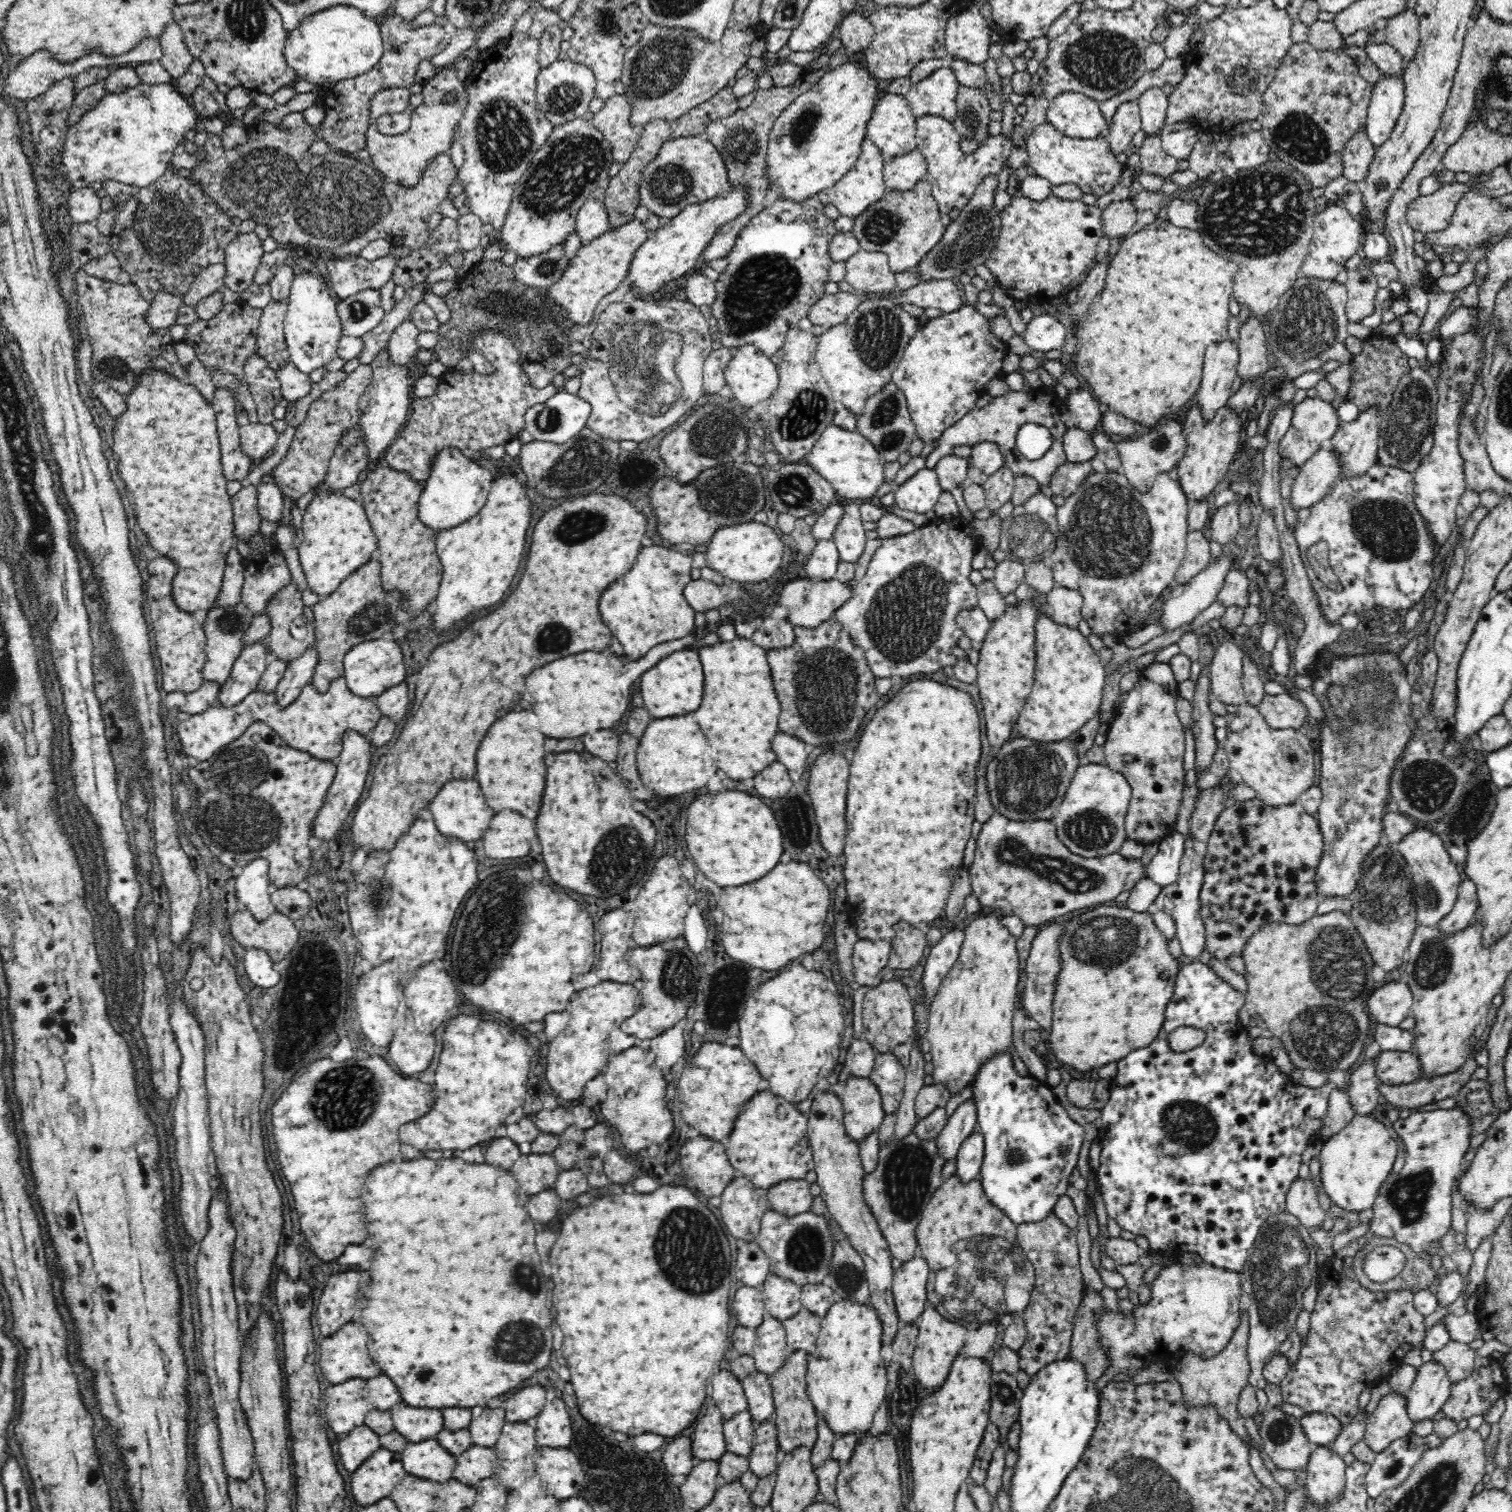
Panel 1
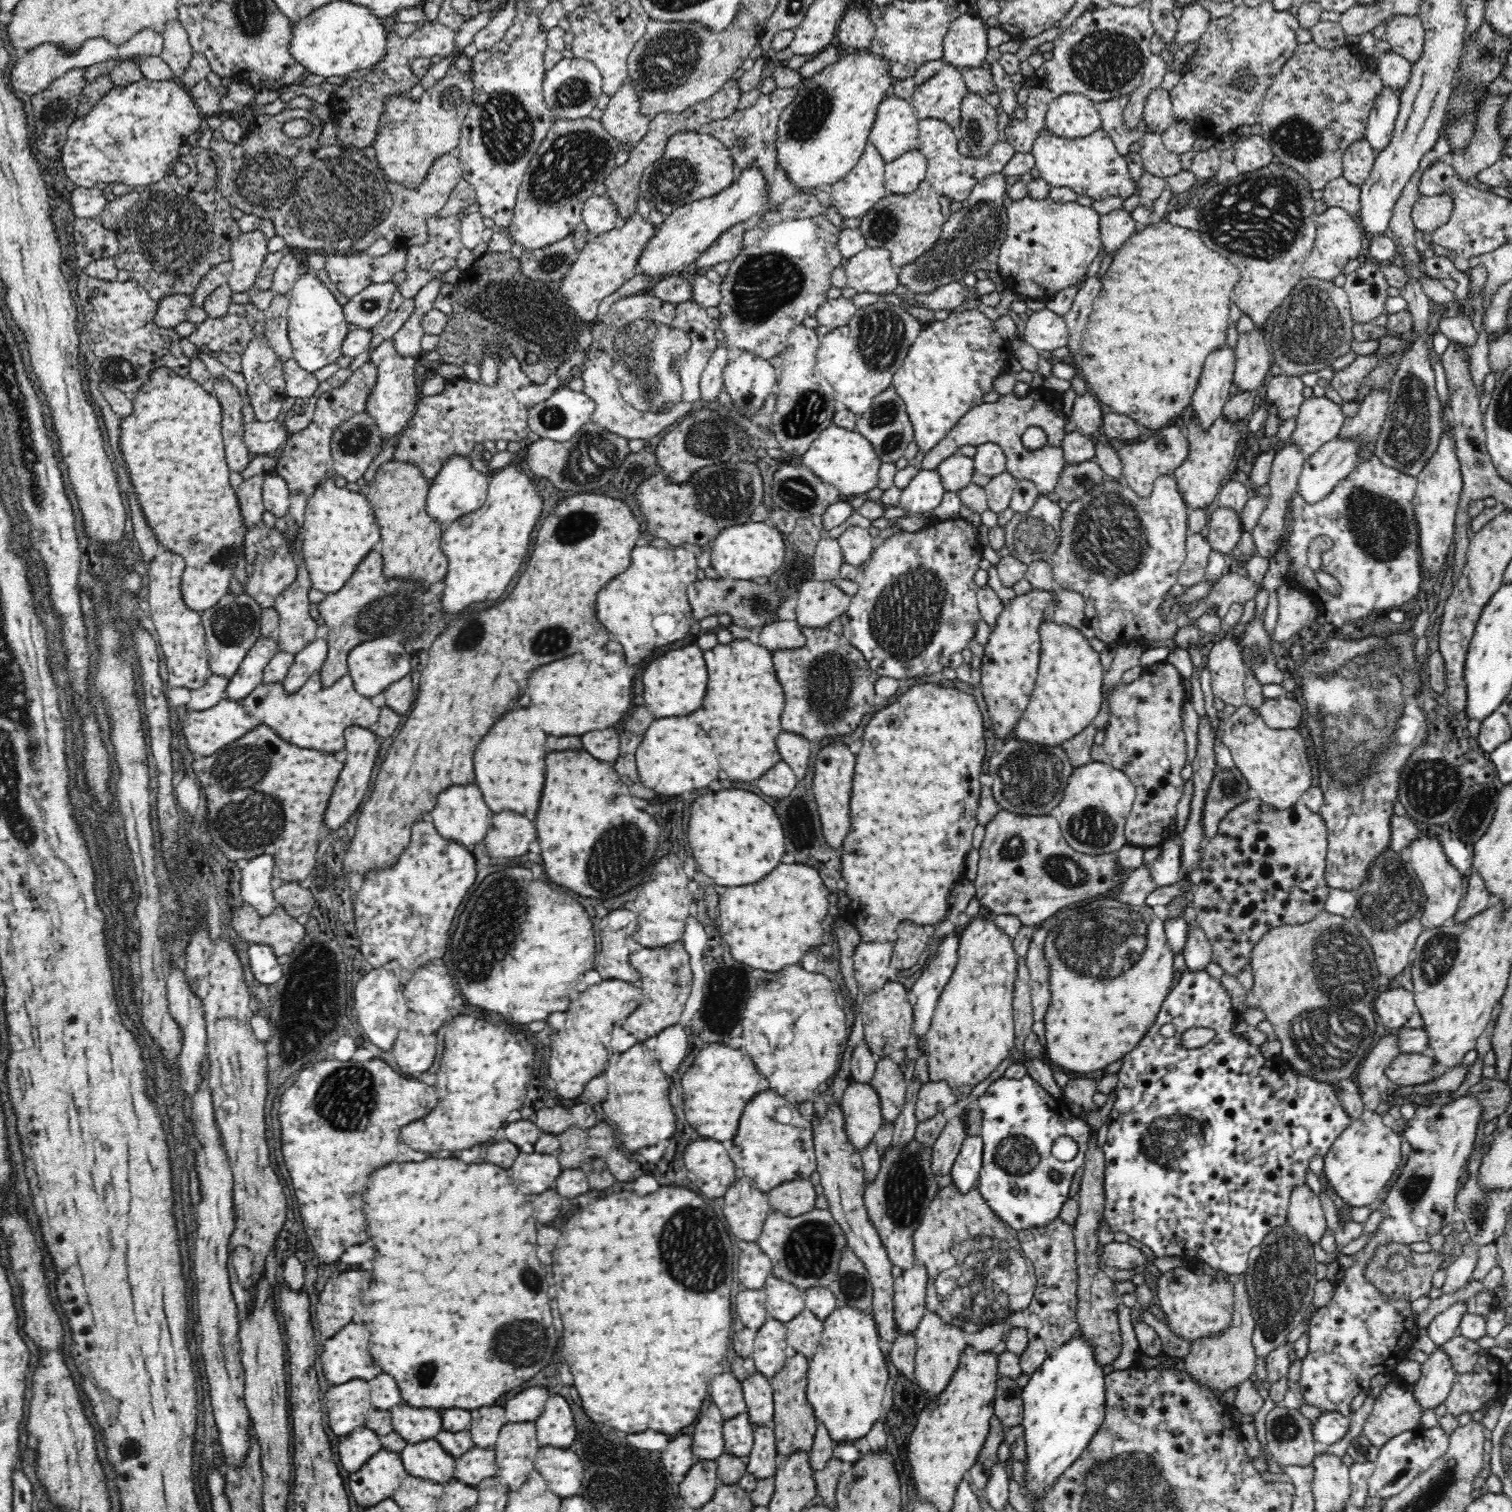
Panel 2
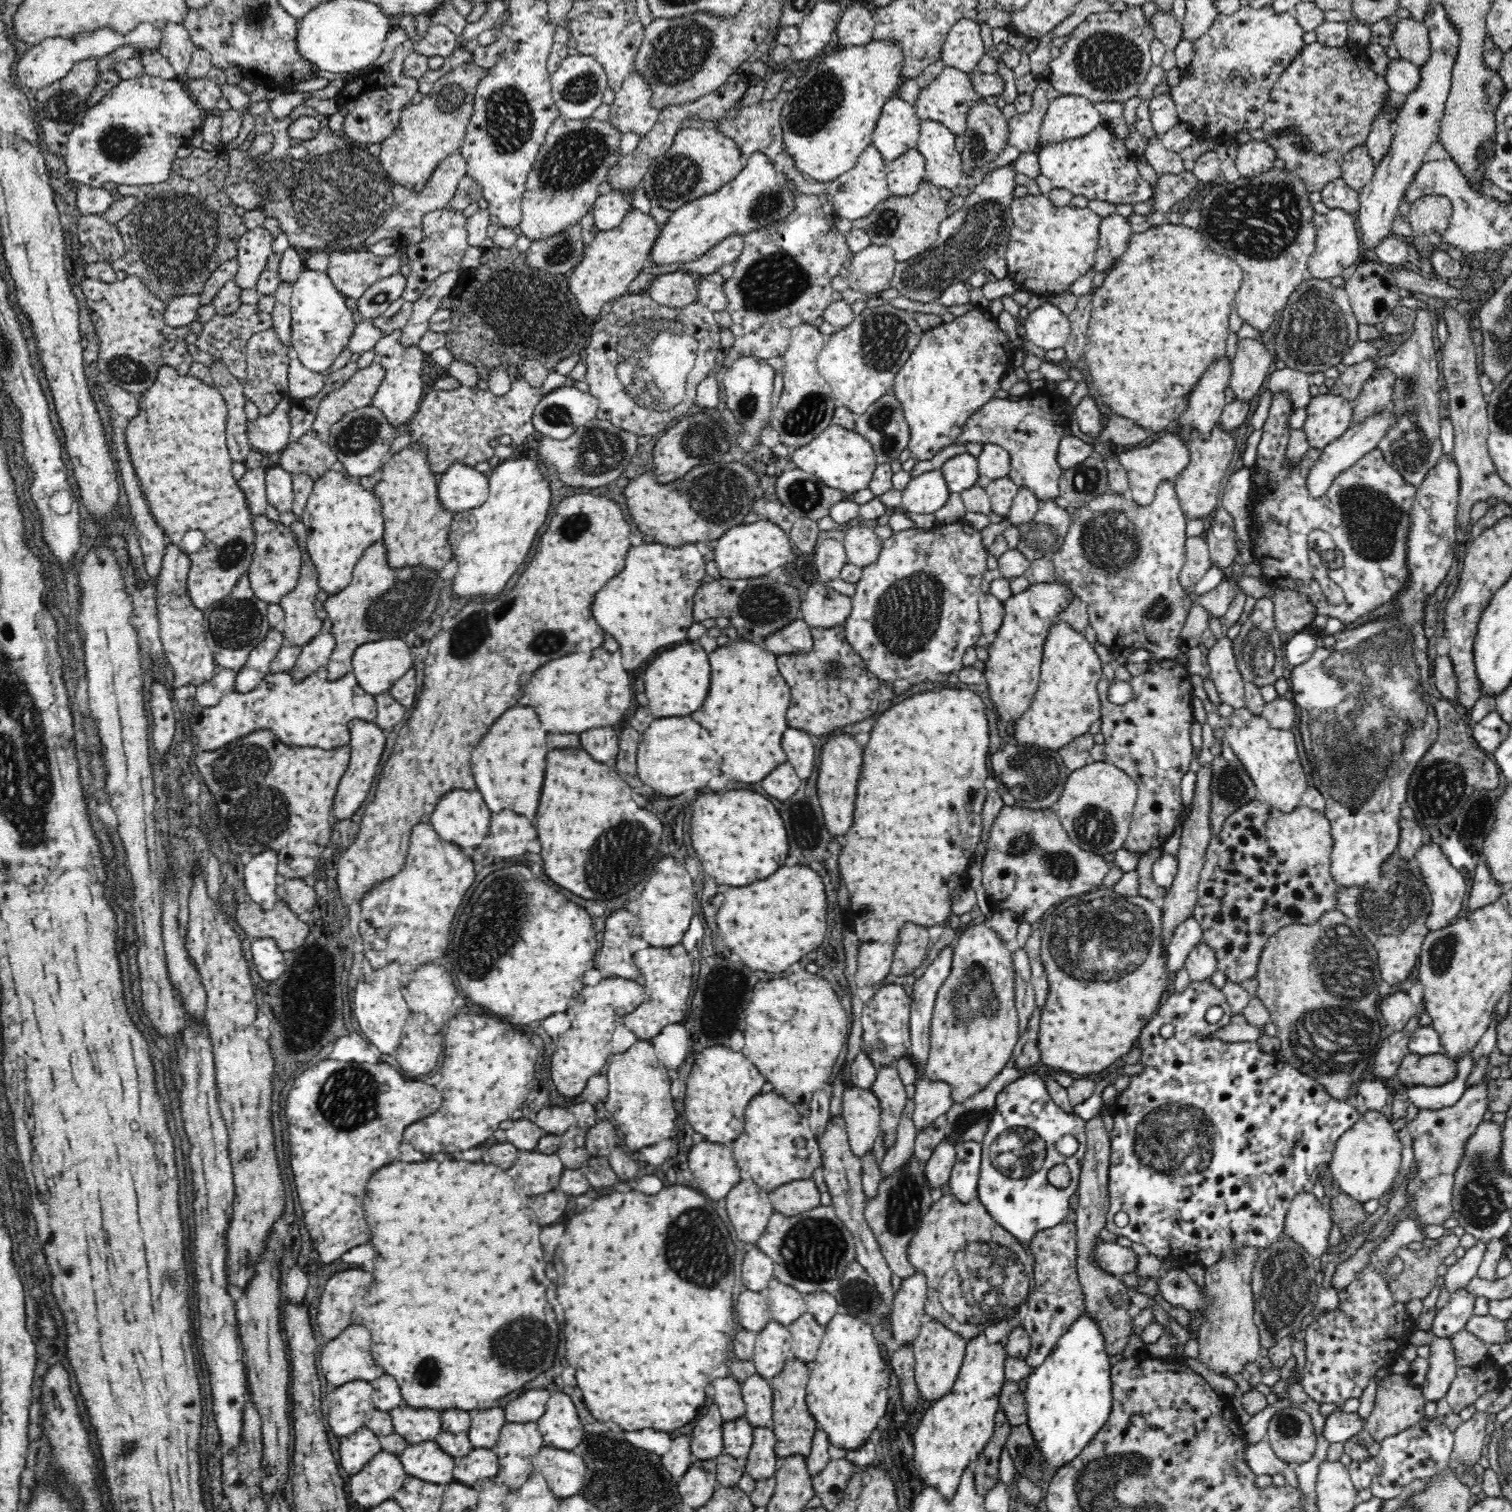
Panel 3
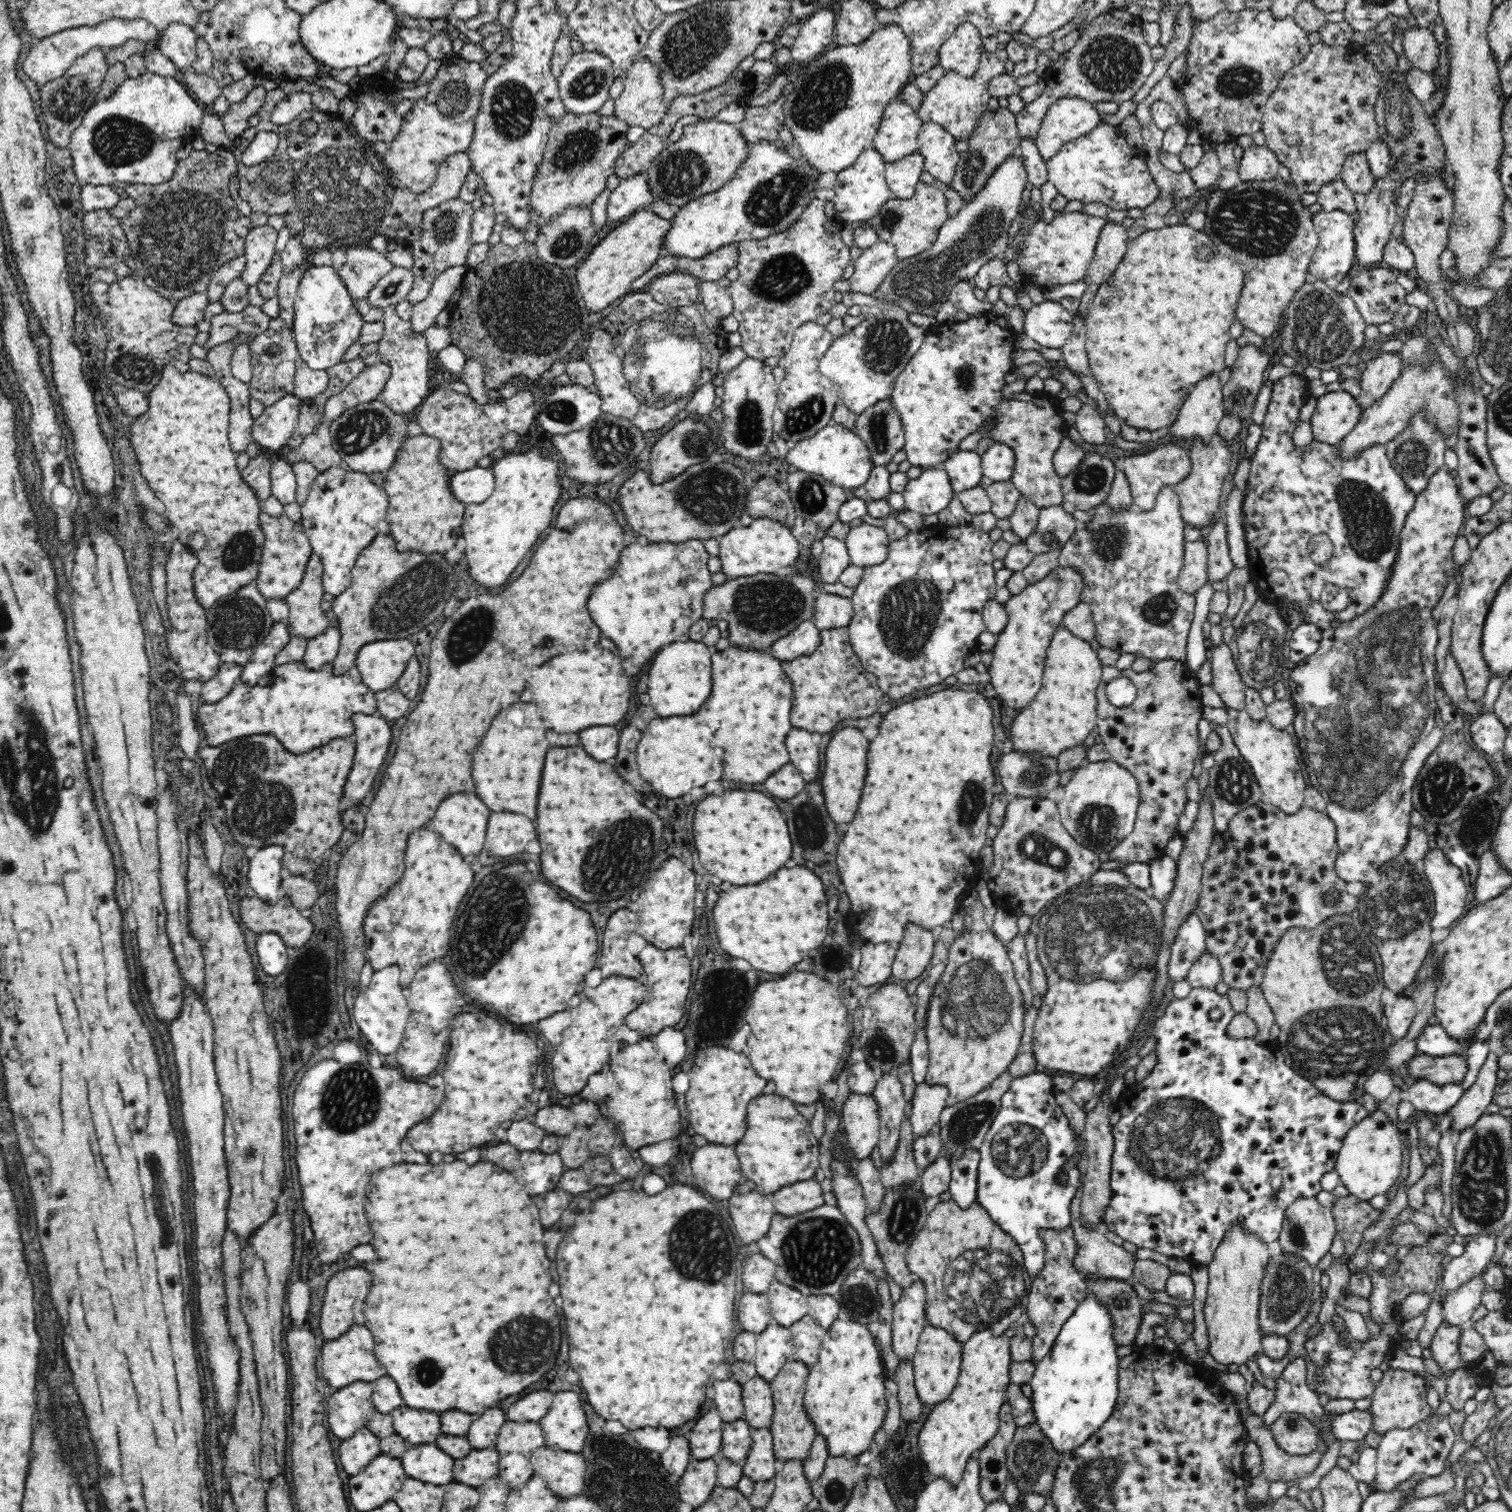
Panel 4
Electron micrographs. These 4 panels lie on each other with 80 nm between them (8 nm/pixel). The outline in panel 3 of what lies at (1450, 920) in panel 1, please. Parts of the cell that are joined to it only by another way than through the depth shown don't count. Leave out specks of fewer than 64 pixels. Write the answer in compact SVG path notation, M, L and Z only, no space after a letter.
M1484 861L1477 865L1474 874L1472 888L1468 886L1470 898L1468 898L1465 915L1496 902L1496 900L1499 900L1504 892L1506 892L1506 889L1503 889L1492 879L1490 869L1487 868Z

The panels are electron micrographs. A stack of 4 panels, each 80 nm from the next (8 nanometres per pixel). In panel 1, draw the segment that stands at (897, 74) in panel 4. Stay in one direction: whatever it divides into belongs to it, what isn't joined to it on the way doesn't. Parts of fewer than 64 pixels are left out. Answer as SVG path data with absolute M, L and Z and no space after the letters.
M860 56L829 70L777 118L766 152L768 189L777 188L777 199L792 203L814 201L820 191L834 186L858 160L866 126L886 80L870 77Z

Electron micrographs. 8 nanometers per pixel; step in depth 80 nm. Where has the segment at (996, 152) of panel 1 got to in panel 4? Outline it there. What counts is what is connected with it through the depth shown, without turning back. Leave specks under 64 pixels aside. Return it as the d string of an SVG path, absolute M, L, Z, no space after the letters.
M930 121L921 124L917 144L919 153L924 157L925 171L949 187L959 160L956 143L957 140L938 123Z

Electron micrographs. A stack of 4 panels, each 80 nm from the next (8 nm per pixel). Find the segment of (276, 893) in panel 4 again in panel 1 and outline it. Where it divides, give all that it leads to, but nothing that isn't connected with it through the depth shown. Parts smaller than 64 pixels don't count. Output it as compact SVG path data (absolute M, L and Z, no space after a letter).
M264 858L254 859L242 867L235 885L235 896L242 908L248 909L256 921L266 920L277 910L268 895L268 861Z

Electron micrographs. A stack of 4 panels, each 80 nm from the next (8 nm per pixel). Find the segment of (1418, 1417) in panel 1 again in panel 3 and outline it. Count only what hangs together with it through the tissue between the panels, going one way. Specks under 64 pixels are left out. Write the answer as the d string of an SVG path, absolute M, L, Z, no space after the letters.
M1434 1338L1429 1347L1430 1357L1427 1359L1429 1370L1420 1389L1426 1402L1436 1403L1445 1398L1459 1368L1449 1338Z

